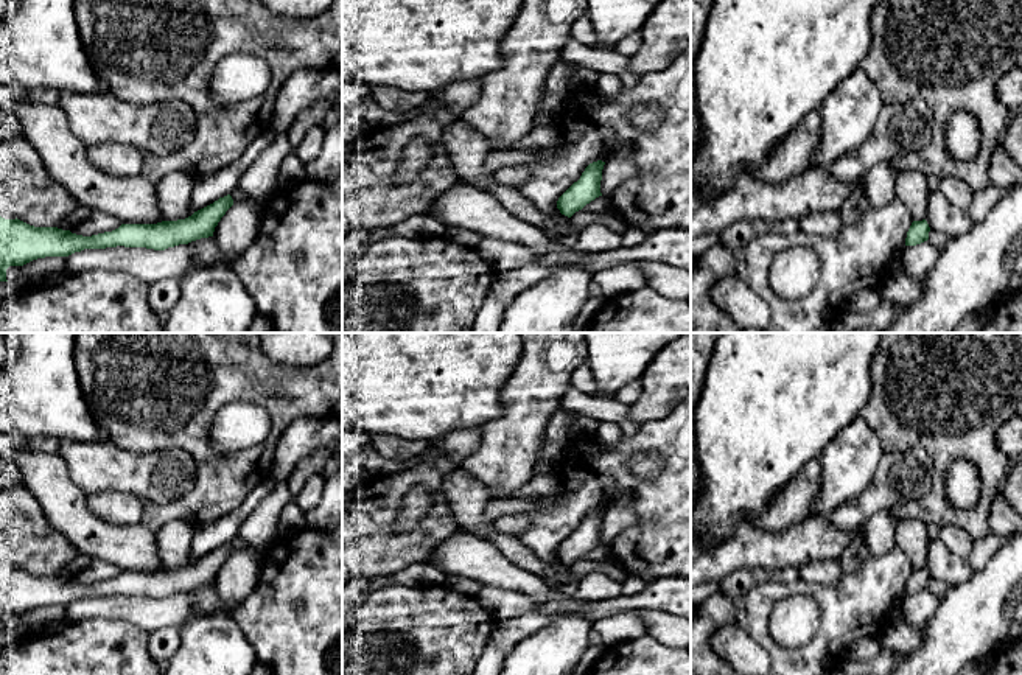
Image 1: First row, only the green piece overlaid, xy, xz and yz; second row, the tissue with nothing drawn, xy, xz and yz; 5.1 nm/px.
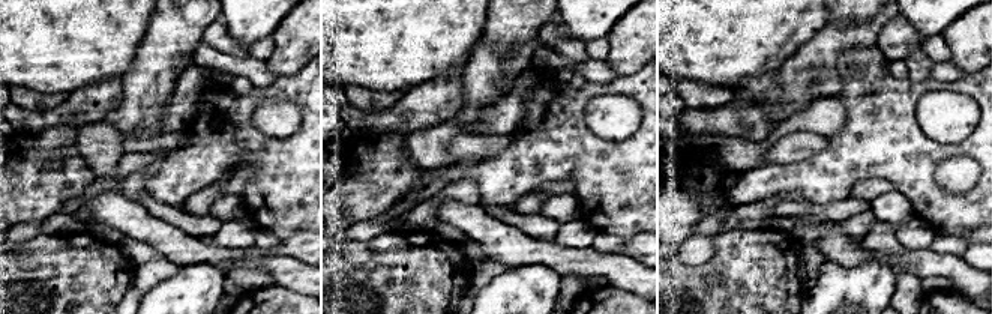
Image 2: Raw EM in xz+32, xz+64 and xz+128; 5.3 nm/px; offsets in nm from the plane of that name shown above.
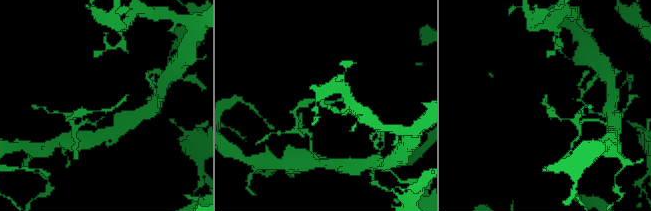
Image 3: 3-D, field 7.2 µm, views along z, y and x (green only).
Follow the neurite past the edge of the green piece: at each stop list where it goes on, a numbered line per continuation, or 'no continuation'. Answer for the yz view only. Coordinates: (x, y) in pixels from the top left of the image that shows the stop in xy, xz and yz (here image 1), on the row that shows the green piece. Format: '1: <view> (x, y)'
no continuation

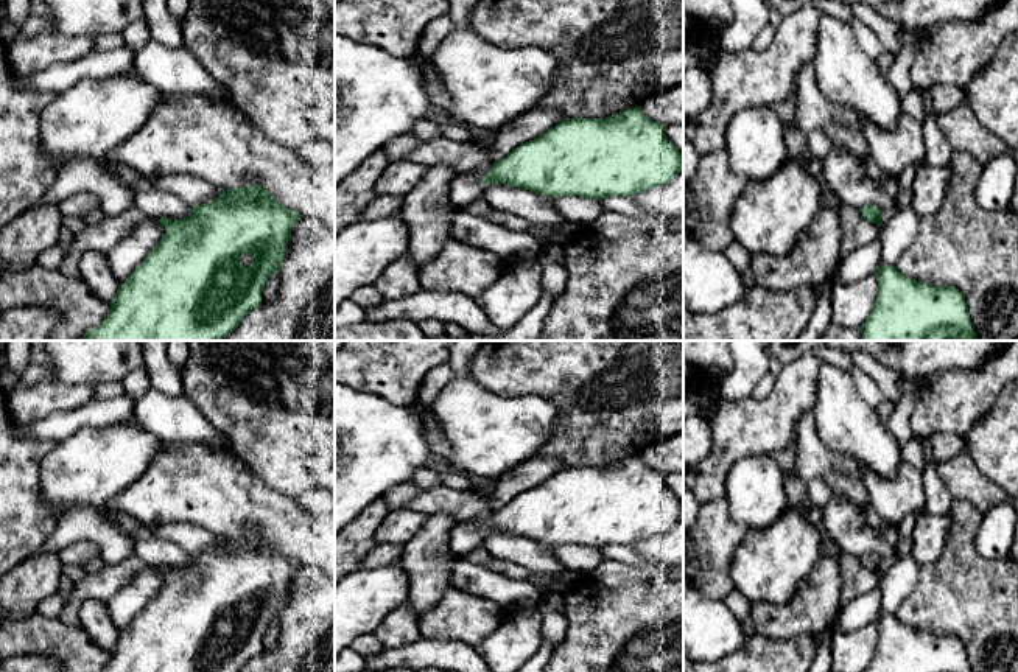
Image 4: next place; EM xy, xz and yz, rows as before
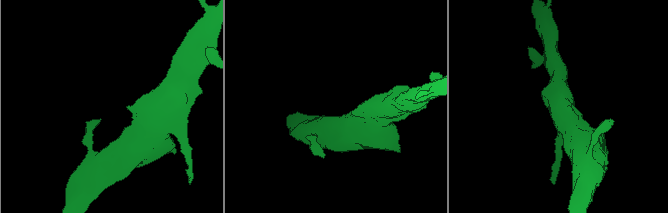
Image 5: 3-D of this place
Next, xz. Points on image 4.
1: xz (466, 188)

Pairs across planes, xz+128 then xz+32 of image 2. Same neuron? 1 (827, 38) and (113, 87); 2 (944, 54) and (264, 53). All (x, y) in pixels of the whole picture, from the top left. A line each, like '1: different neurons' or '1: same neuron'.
1: same neuron
2: same neuron

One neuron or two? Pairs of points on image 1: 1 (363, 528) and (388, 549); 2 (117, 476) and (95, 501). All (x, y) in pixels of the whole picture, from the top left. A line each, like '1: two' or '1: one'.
1: one
2: two

